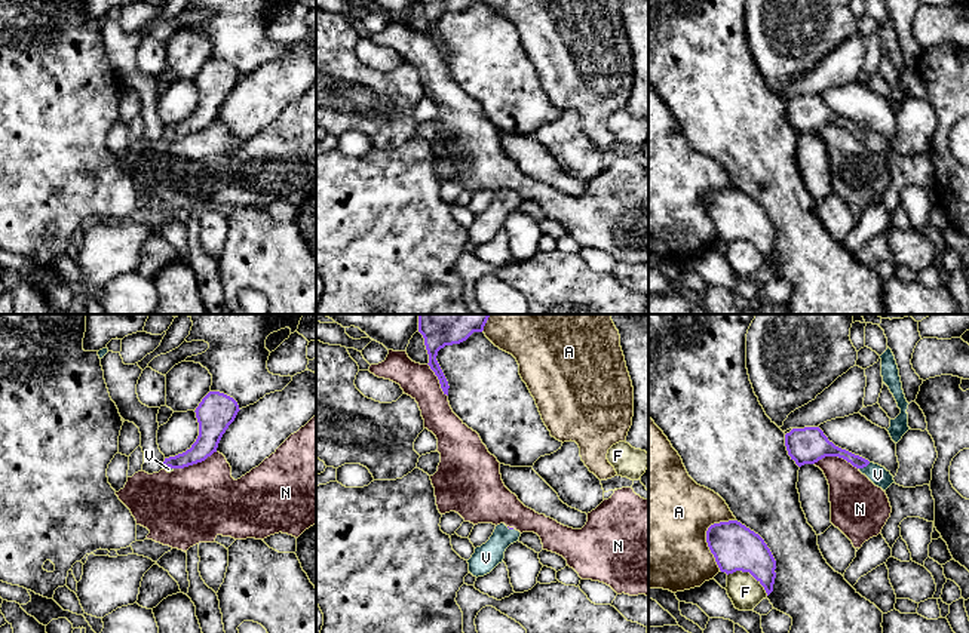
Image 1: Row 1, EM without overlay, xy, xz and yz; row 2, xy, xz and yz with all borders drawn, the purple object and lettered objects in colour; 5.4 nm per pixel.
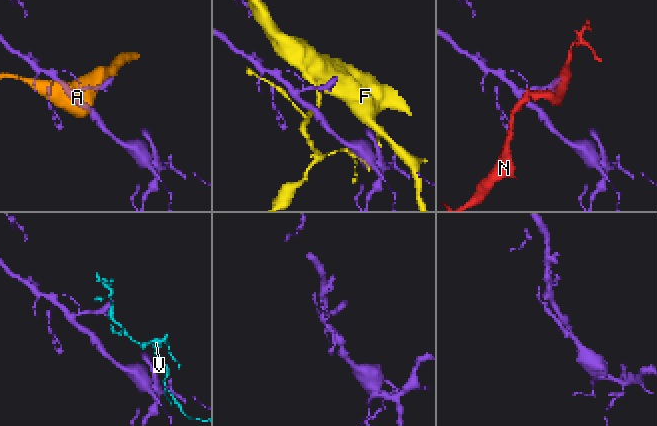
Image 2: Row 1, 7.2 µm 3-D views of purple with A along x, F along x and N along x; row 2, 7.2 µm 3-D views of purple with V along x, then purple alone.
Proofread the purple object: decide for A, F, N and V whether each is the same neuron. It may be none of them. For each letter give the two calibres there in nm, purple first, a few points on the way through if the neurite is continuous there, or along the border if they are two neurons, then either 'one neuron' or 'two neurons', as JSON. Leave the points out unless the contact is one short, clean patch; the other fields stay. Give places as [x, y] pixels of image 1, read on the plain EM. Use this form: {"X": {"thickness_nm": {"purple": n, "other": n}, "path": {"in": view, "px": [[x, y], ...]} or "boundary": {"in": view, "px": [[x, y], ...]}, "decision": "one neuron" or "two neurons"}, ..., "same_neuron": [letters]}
{"A": {"thickness_nm": {"purple": 260, "other": 500}, "decision": "two neurons"}, "F": {"thickness_nm": {"purple": 260, "other": 180}, "decision": "two neurons"}, "N": {"thickness_nm": {"purple": 200, "other": 260}, "decision": "two neurons"}, "V": {"thickness_nm": {"purple": 100, "other": 100}, "path": {"in": "yz", "px": [[822, 114], [842, 120], [864, 134], [877, 143]]}, "decision": "one neuron"}, "same_neuron": ["V"]}

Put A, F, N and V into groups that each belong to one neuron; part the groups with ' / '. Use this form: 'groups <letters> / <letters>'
groups A / F / N / V

